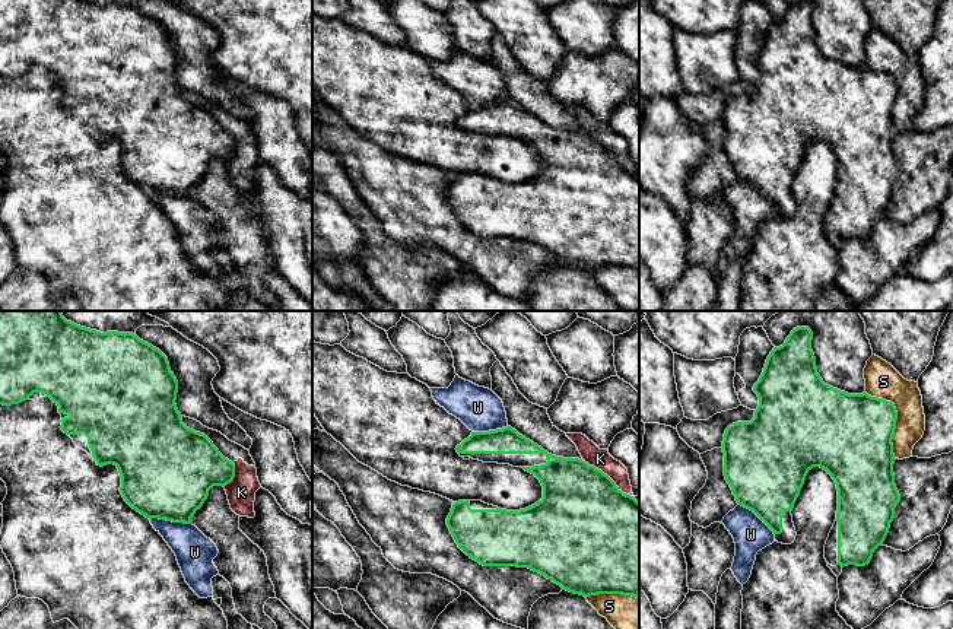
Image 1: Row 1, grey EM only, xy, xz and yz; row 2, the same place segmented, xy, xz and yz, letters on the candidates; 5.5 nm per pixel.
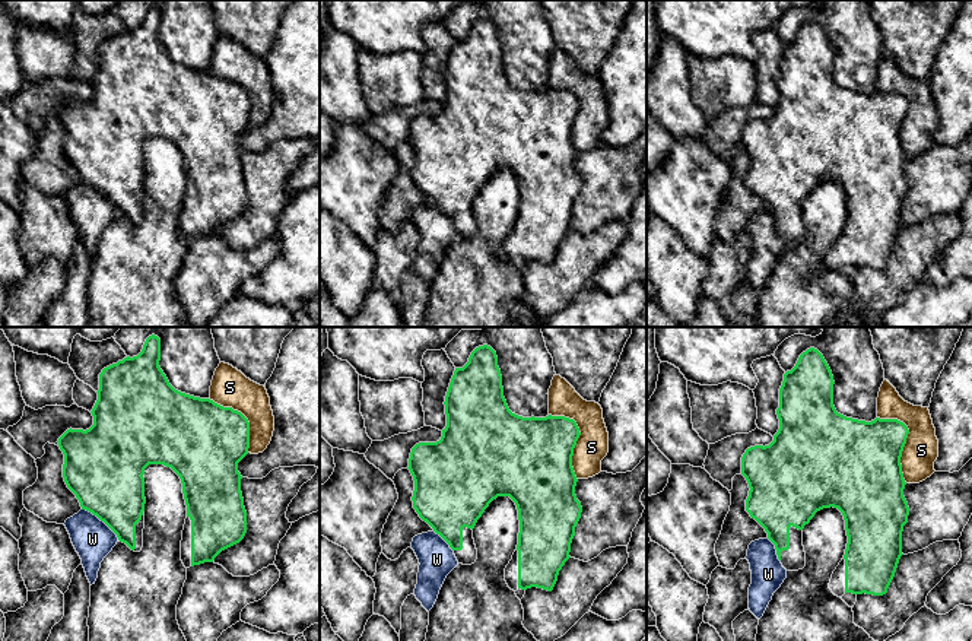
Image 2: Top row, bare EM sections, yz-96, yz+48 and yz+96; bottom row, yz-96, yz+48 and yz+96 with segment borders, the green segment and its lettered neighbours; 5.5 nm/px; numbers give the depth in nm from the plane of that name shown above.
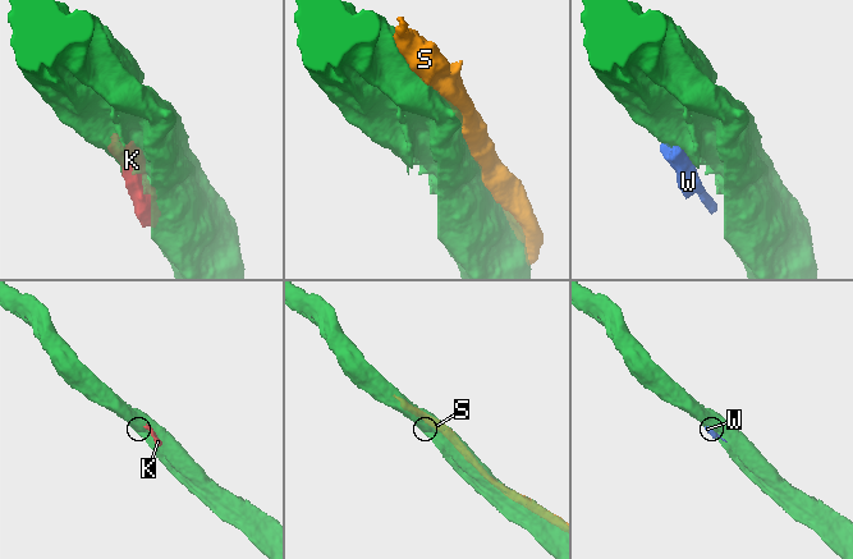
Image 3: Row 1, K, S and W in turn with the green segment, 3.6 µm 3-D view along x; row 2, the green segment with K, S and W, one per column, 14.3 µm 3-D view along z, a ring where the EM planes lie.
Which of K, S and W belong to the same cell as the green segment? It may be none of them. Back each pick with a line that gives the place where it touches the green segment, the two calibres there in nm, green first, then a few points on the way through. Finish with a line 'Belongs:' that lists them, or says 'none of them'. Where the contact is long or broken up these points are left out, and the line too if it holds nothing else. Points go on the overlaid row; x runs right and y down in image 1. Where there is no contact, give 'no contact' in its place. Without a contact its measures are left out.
Belongs: none of them

